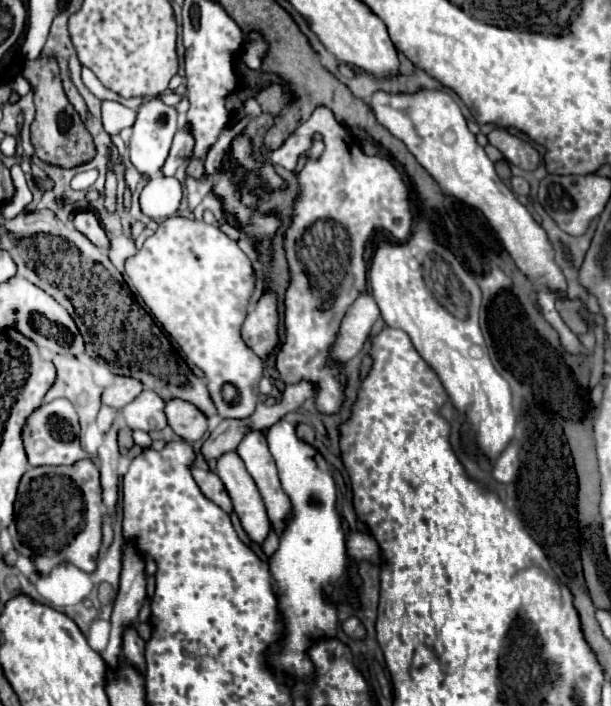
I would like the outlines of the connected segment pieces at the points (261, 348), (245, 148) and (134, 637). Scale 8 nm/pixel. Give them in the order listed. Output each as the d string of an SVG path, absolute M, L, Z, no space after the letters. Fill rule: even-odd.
M264 294L258 300L256 308L244 320L240 334L256 356L264 360L270 354L270 350L278 344L278 314L272 294Z
M238 138L232 142L232 160L246 166L254 166L254 160L250 158L250 142L246 138Z
M136 626L124 628L122 654L130 664L134 664L140 672L144 672L144 640L138 636Z

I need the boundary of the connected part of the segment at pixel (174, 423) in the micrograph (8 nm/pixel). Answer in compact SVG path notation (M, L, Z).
M170 400L166 402L166 420L168 420L168 426L180 436L184 438L186 442L196 442L204 436L204 432L208 430L208 420L206 416L196 408L192 406L190 402L184 402L184 400Z

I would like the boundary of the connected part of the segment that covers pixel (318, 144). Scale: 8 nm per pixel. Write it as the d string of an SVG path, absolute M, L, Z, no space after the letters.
M312 136L312 146L302 154L306 160L316 160L316 158L320 158L320 154L324 152L324 142L322 140L318 140L316 136Z

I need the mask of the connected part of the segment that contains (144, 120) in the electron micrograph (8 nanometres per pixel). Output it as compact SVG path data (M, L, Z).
M150 98L150 100L142 102L136 112L132 136L128 140L128 154L130 154L130 162L134 164L134 168L146 176L160 172L160 168L168 156L168 150L170 150L170 144L172 144L176 130L178 130L176 108L166 106L160 98Z

